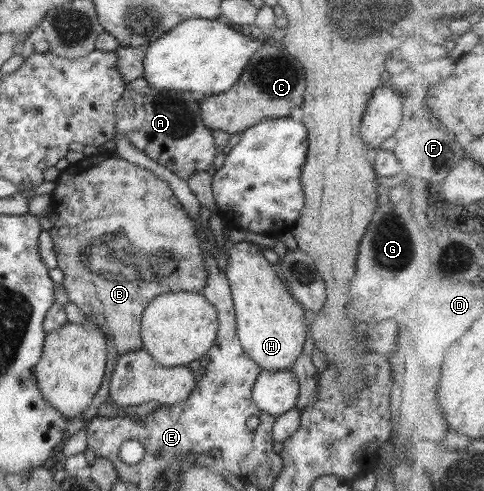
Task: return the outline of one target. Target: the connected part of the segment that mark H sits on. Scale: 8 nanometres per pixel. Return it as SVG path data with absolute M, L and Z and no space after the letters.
M241 242L228 251L229 261L224 272L234 300L236 332L246 356L262 370L290 370L303 355L303 344L307 340L305 311L291 297L276 266L263 257L261 250Z

